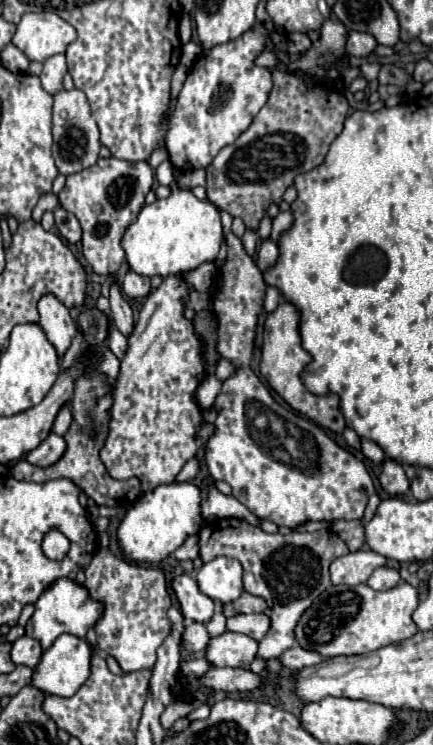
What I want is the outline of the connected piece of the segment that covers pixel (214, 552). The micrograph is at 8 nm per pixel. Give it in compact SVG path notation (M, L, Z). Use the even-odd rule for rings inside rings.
M217 518L207 522L199 532L199 556L209 562L217 556L237 558L243 566L243 588L249 594L265 598L271 608L271 630L259 642L259 658L271 660L293 646L295 626L301 614L329 586L329 564L343 554L343 540L329 530L267 534L237 518Z

